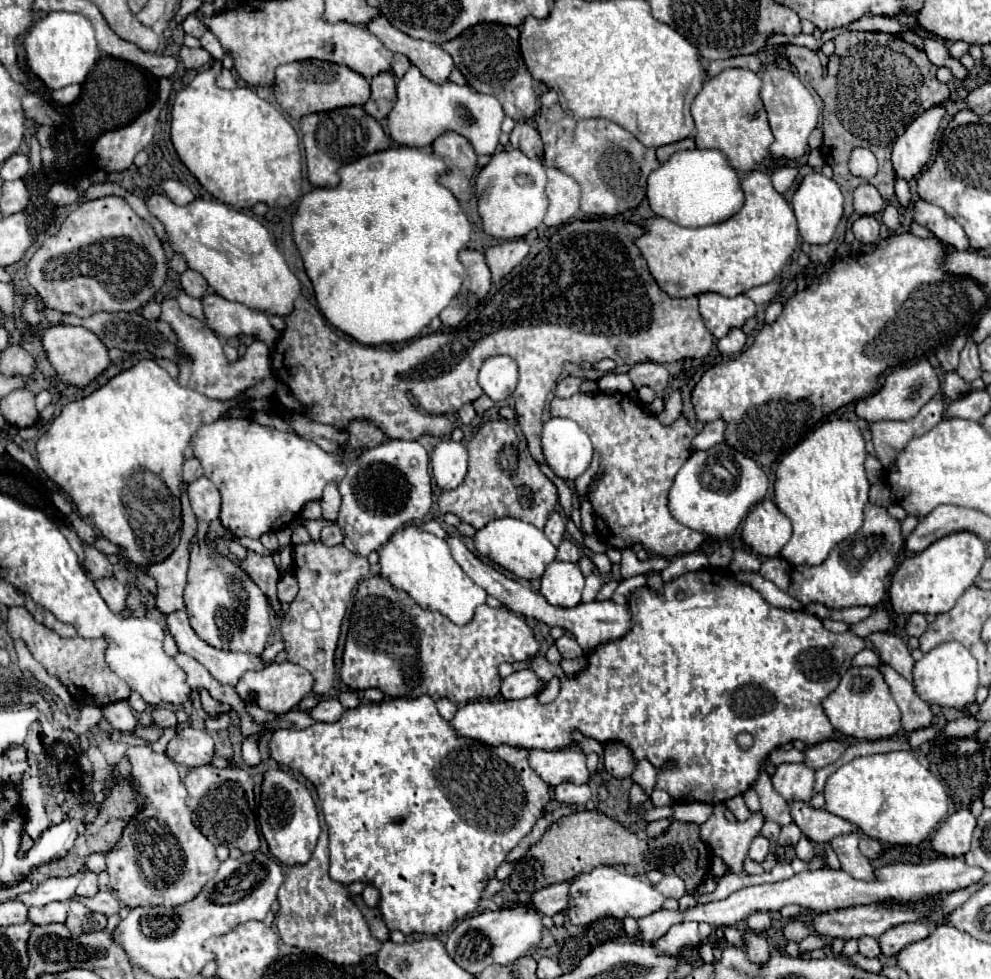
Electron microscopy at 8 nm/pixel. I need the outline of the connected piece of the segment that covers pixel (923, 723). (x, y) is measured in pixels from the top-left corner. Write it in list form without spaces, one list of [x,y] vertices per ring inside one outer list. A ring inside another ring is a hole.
[[[880,665],[878,667],[884,675],[884,681],[888,683],[900,711],[902,711],[902,729],[912,733],[916,729],[922,727],[930,727],[934,721],[934,715],[928,707],[928,703],[924,703],[916,691],[912,689],[912,683],[906,681],[902,675],[898,675],[892,667],[888,665]]]

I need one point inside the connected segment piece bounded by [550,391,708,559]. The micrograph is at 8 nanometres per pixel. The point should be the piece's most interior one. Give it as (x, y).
(639, 456)

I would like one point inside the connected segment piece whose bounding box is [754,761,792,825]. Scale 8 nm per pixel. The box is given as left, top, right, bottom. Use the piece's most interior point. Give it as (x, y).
(774, 808)

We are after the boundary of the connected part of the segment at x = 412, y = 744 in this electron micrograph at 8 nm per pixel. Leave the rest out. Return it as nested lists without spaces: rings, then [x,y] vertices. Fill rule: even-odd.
[[[428,695],[420,699],[406,701],[406,699],[384,699],[382,703],[362,703],[358,709],[344,711],[342,719],[336,723],[320,723],[316,721],[308,729],[276,729],[270,741],[270,757],[274,757],[280,765],[300,771],[306,779],[310,779],[318,789],[318,799],[322,803],[322,813],[330,833],[330,877],[338,883],[350,885],[354,881],[372,883],[380,889],[380,911],[386,927],[390,931],[398,929],[404,935],[422,933],[422,935],[438,935],[448,931],[454,923],[462,921],[466,915],[474,913],[486,883],[496,875],[496,869],[506,861],[506,855],[526,837],[534,823],[542,817],[542,809],[550,801],[548,785],[530,769],[528,765],[528,749],[518,749],[510,745],[498,745],[496,749],[468,741],[458,737],[448,721],[438,715],[434,701]]]

